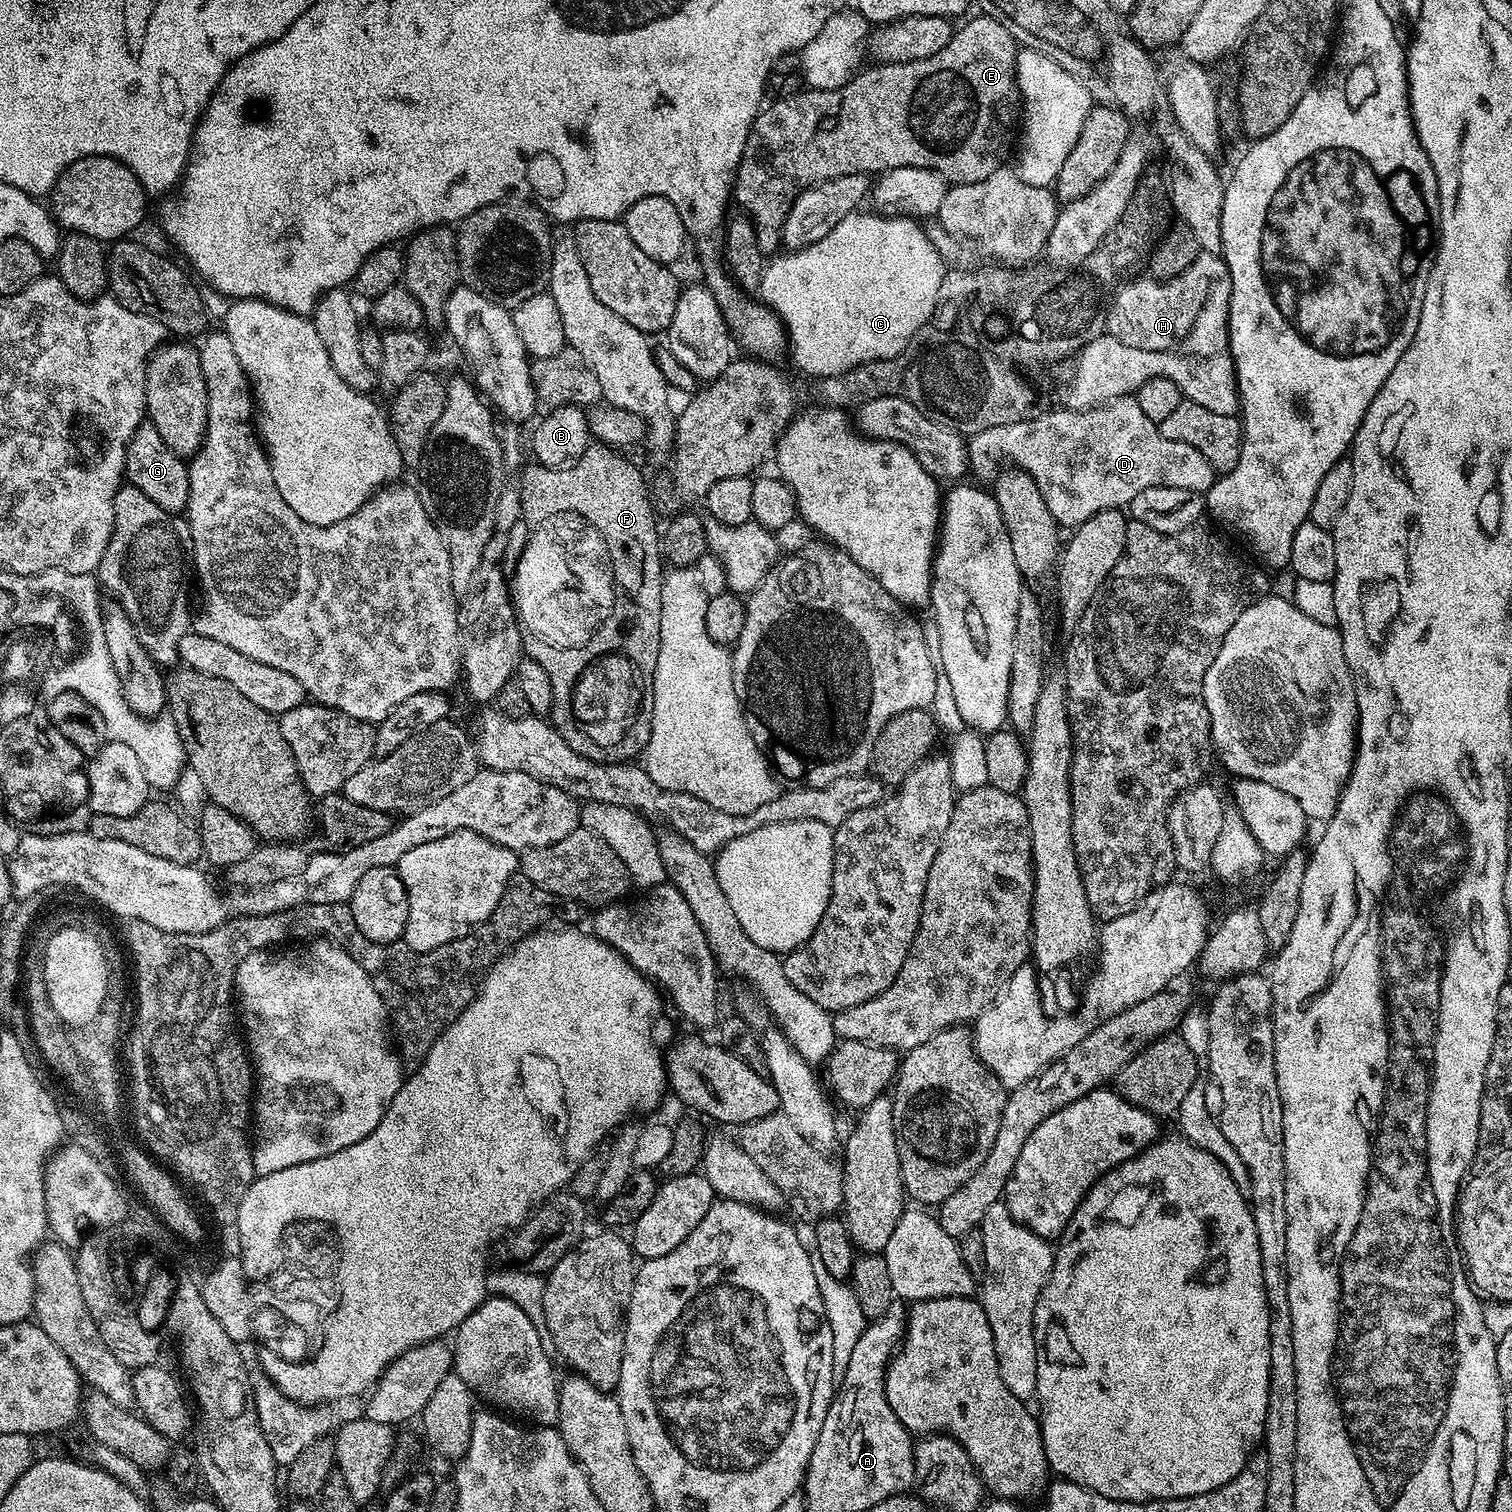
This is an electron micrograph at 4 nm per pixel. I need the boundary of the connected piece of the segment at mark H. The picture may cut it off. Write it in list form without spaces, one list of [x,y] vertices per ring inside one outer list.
[[[1201,250],[1198,258],[1194,258],[1194,262],[1190,262],[1190,266],[1182,270],[1182,274],[1169,280],[1147,279],[1132,280],[1129,284],[1121,283],[1121,288],[1117,287],[1111,293],[1110,303],[1106,308],[1107,335],[1126,342],[1126,346],[1138,346],[1142,350],[1155,352],[1180,352],[1184,356],[1213,356],[1227,349],[1232,283],[1223,255]]]

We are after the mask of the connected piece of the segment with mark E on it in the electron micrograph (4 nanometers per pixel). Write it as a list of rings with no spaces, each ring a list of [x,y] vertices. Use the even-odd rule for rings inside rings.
[[[976,14],[973,20],[965,19],[964,25],[957,27],[953,31],[948,45],[938,54],[930,54],[930,58],[918,58],[914,62],[902,62],[901,64],[877,63],[877,68],[865,67],[857,71],[852,79],[845,82],[841,88],[808,88],[795,92],[792,96],[773,99],[758,115],[752,124],[750,134],[746,138],[744,153],[740,159],[740,165],[736,171],[735,191],[738,193],[738,200],[744,203],[743,211],[747,213],[756,227],[758,234],[758,246],[766,254],[772,254],[781,247],[784,239],[784,223],[786,214],[790,214],[790,206],[798,198],[800,192],[805,192],[807,188],[814,184],[820,184],[823,180],[833,180],[839,176],[845,176],[848,172],[866,172],[869,174],[883,174],[901,168],[902,166],[918,166],[919,168],[929,168],[935,172],[941,172],[949,185],[973,184],[982,182],[990,178],[1002,167],[1005,167],[1008,151],[1013,151],[1014,137],[1018,132],[1018,117],[1022,112],[1022,101],[1020,98],[1020,87],[1016,85],[1016,54],[1018,51],[1018,41],[992,16]]]

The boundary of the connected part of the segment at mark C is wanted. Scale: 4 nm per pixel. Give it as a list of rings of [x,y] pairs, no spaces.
[[[857,210],[846,218],[842,218],[842,222],[838,222],[838,226],[834,226],[834,230],[830,230],[830,234],[826,234],[826,238],[818,238],[818,242],[805,248],[785,251],[783,253],[785,256],[773,255],[764,265],[764,273],[758,289],[759,299],[771,308],[783,322],[790,356],[792,352],[793,362],[808,376],[816,376],[815,378],[837,376],[859,364],[894,358],[900,351],[905,350],[914,334],[935,314],[936,304],[940,303],[938,290],[944,281],[946,260],[930,242],[927,231],[923,227],[921,229],[912,228],[913,221],[907,216],[885,216],[872,210],[864,211]]]

